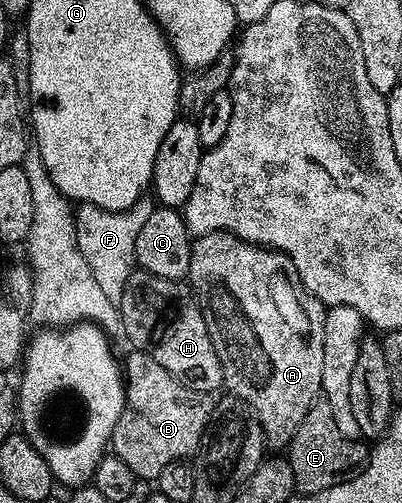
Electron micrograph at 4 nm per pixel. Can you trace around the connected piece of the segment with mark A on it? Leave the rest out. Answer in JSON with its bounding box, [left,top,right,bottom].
[187,231,327,448]

